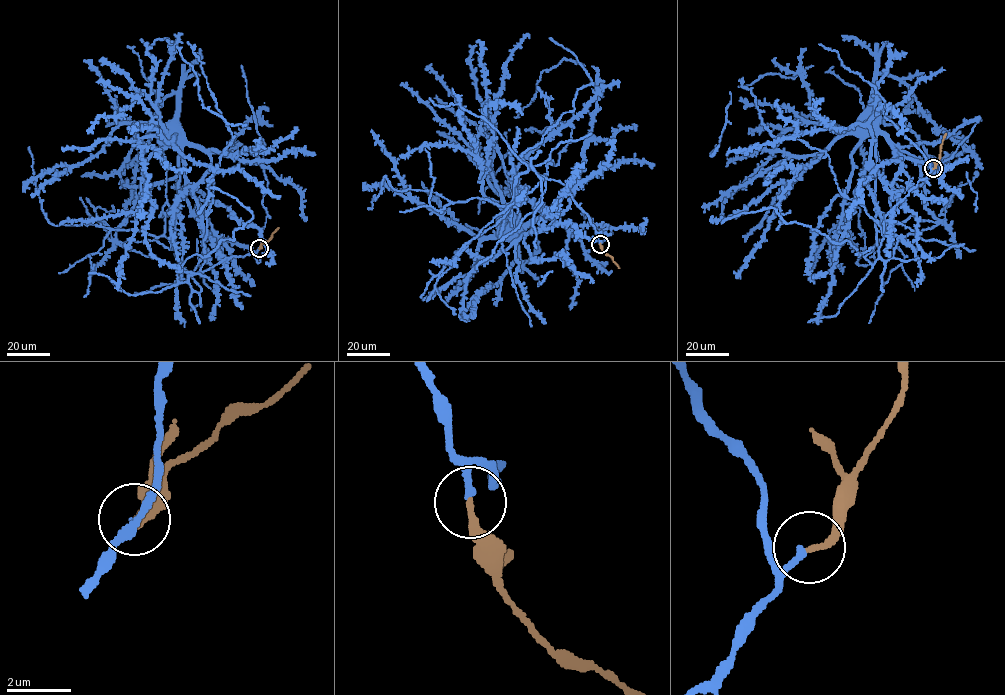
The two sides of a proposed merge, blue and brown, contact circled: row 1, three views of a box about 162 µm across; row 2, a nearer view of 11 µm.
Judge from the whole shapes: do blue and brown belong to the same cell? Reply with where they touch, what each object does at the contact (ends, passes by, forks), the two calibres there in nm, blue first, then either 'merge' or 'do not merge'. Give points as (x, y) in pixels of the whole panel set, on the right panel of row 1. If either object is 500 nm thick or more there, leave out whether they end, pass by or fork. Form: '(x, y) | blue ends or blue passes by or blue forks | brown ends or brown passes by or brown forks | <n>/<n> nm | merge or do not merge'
(933, 168) | blue ends | brown ends | 190/240 nm | merge

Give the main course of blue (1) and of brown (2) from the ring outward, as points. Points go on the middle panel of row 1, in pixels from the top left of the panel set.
1: (600, 243), (589, 218), (565, 192), (550, 211), (540, 210), (539, 231), (525, 235), (521, 227)
2: (600, 244), (619, 268)

